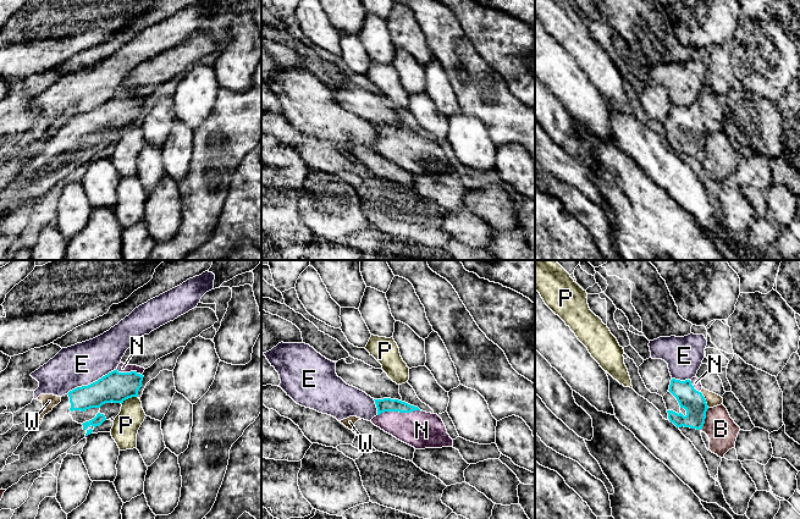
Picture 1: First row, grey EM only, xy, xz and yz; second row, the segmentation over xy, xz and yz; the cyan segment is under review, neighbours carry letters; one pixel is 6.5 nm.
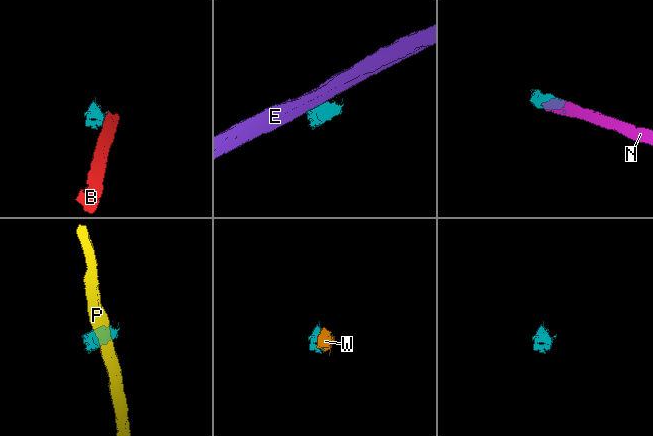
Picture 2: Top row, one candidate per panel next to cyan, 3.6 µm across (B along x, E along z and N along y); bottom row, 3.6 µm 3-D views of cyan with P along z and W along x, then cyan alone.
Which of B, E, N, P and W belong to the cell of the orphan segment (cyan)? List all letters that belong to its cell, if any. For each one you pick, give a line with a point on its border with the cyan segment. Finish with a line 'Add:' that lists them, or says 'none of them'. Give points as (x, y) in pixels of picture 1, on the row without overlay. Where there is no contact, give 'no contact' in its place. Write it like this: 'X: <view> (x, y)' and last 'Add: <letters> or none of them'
N: xz (400, 138)
Add: N

